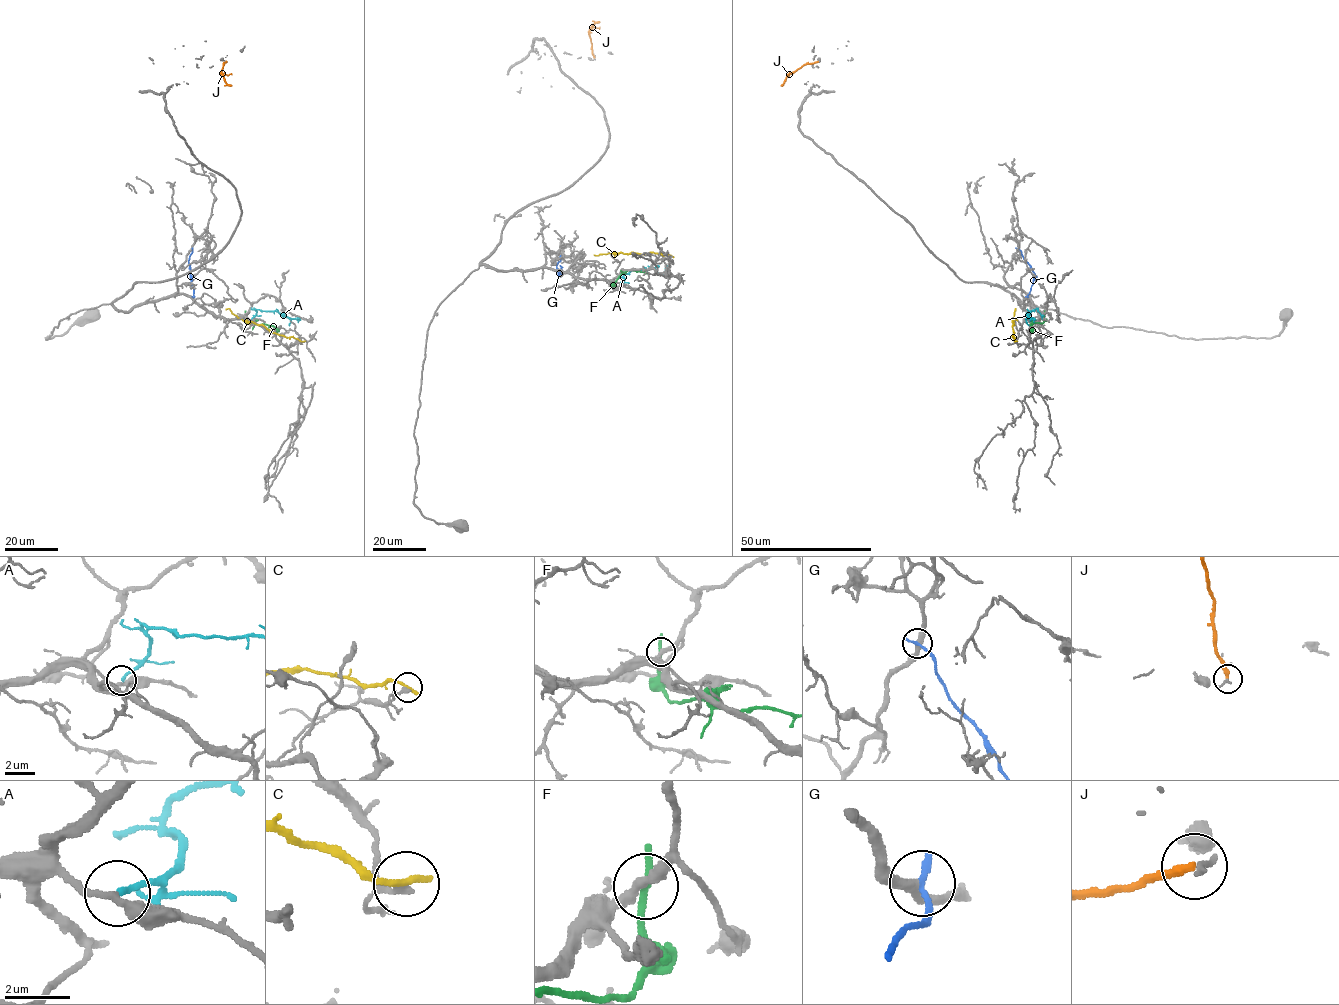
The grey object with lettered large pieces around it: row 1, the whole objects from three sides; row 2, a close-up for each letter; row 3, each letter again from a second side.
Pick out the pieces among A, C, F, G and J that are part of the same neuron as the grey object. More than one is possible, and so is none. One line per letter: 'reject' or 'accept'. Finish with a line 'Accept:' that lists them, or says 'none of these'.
A: accept
C: reject
F: reject
G: reject
J: reject
Accept: A

